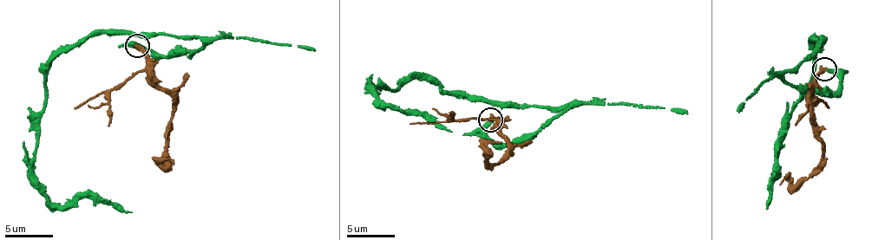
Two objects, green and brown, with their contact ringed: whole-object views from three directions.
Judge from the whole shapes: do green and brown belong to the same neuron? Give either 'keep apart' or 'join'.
join

